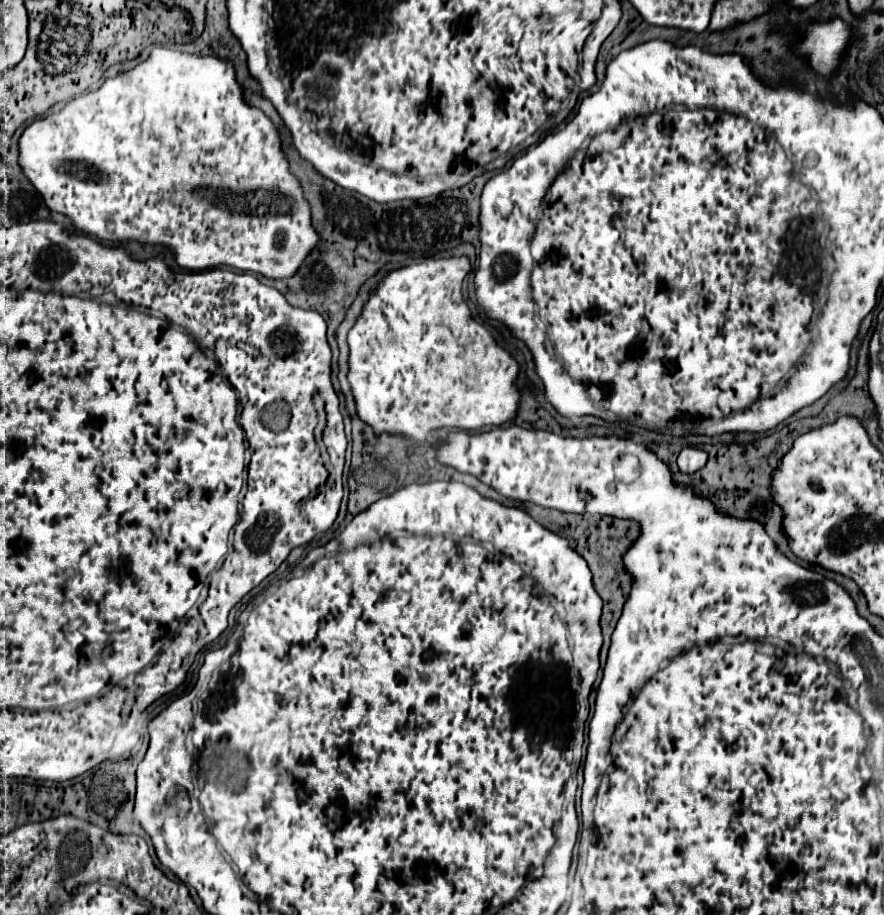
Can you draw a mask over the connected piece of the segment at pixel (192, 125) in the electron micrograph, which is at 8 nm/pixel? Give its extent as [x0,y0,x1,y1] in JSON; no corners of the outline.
[19,46,321,280]

